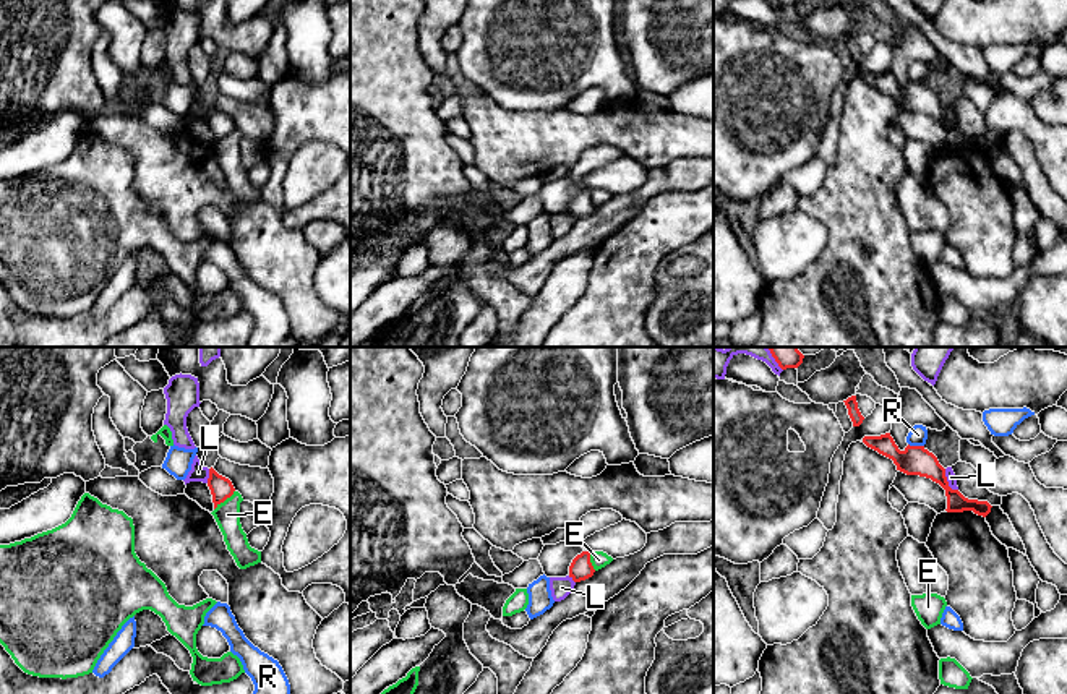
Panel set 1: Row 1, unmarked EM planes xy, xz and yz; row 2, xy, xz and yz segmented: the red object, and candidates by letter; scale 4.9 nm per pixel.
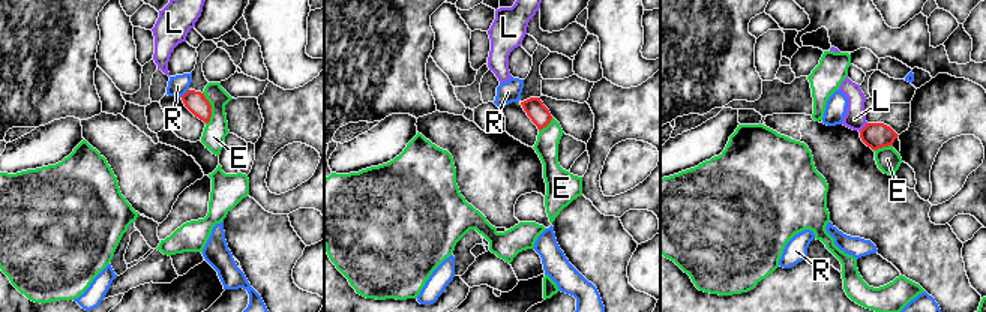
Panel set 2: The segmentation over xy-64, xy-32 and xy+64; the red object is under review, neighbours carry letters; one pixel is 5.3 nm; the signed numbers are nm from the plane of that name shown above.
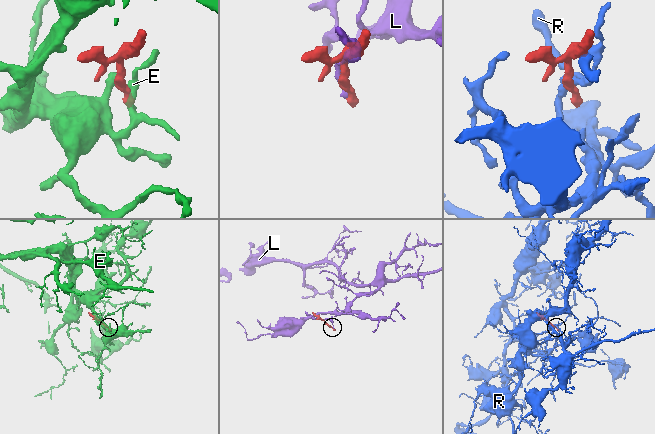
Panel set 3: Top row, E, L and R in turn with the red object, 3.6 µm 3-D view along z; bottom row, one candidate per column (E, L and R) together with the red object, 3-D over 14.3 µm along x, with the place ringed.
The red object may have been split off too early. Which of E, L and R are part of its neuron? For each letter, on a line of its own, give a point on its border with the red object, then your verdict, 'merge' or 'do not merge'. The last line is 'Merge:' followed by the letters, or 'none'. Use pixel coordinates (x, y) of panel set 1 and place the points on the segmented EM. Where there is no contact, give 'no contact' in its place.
E: meets red in xy at (224, 500); do not merge
L: meets red in yz at (947, 482); do not merge
R: meets red in yz at (917, 446); do not merge
Merge: none

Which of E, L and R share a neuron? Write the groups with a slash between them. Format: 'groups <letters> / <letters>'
groups E / L / R

